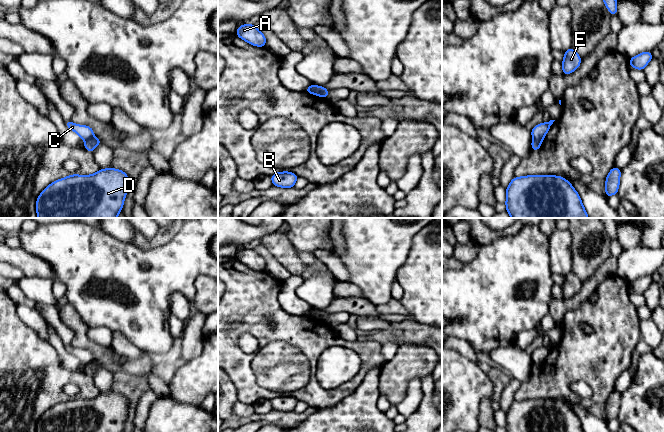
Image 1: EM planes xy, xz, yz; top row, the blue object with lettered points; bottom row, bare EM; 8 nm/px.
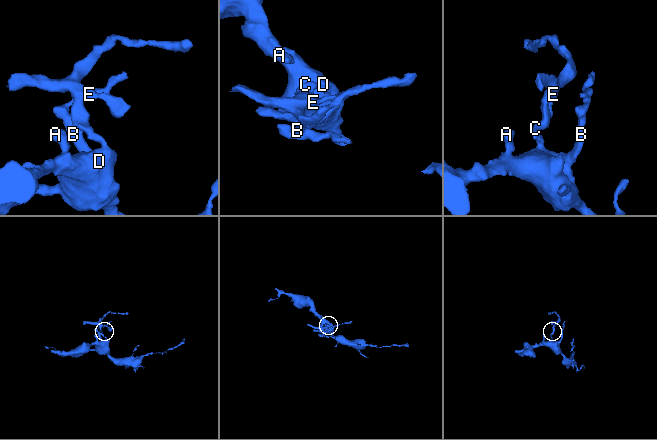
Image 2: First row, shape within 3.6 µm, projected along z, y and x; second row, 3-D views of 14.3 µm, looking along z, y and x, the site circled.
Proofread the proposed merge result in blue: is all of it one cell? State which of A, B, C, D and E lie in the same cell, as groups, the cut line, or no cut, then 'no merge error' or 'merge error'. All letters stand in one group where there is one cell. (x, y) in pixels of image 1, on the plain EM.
A B D / C E; cut in xy along (93, 360), (85, 365); merge error

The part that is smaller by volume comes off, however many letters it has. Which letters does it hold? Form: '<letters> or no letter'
C, E

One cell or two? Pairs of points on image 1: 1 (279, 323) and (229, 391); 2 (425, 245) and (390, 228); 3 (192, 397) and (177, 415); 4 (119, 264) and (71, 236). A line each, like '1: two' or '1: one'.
1: two
2: two
3: two
4: one

